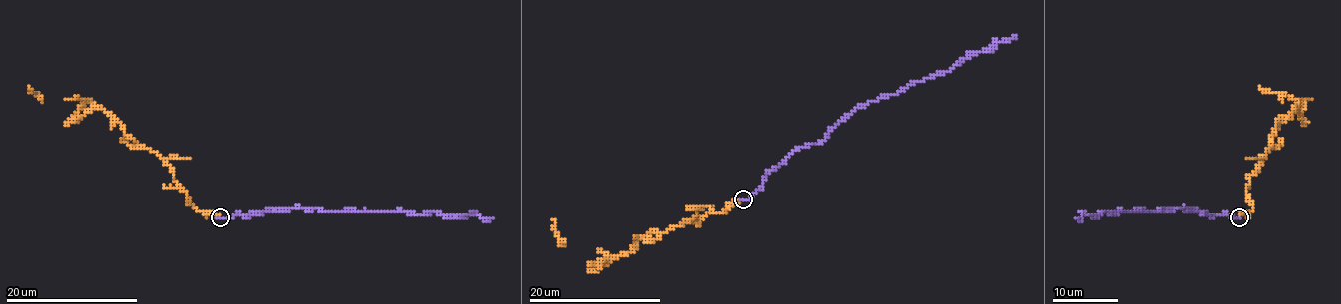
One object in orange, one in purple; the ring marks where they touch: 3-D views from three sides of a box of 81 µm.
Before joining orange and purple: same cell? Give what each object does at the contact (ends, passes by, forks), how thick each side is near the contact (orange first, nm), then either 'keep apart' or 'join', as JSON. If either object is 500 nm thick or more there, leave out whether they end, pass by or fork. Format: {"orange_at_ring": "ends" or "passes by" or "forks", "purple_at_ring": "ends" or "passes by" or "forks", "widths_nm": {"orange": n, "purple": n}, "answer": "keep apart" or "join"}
{"orange_at_ring": "ends", "purple_at_ring": "ends", "widths_nm": {"orange": 220, "purple": 220}, "answer": "keep apart"}

